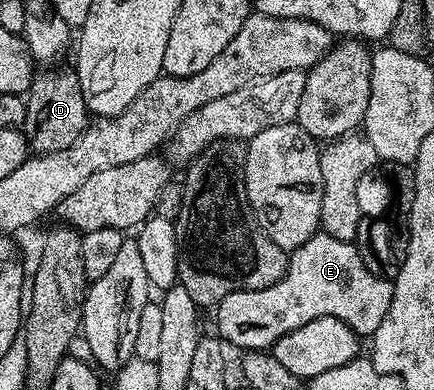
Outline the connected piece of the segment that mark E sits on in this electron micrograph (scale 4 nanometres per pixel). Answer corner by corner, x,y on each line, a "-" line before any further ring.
321,230
314,233
297,250
289,253
290,265
284,278
264,290
228,294
216,306
217,335
238,336
246,350
266,350
286,332
321,316
336,316
359,337
373,337
392,306
394,285
385,276
372,274
360,258
357,243
332,238

